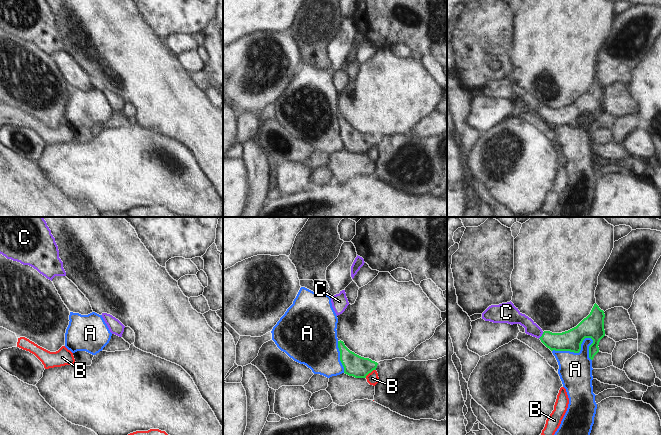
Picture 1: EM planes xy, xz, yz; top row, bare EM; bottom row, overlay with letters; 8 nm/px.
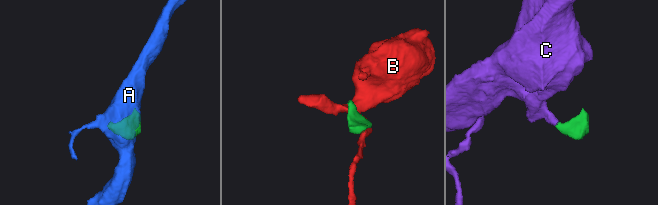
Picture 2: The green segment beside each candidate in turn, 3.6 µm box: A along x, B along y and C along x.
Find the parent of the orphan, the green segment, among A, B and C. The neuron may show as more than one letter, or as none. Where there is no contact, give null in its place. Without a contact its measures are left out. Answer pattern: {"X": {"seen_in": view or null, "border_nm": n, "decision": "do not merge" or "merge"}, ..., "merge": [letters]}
{"A": {"seen_in": "yz", "border_nm": 340, "decision": "do not merge"}, "B": {"seen_in": "xz", "border_nm": 110, "decision": "do not merge"}, "C": {"seen_in": "yz", "border_nm": 70, "decision": "merge"}, "merge": ["C"]}

